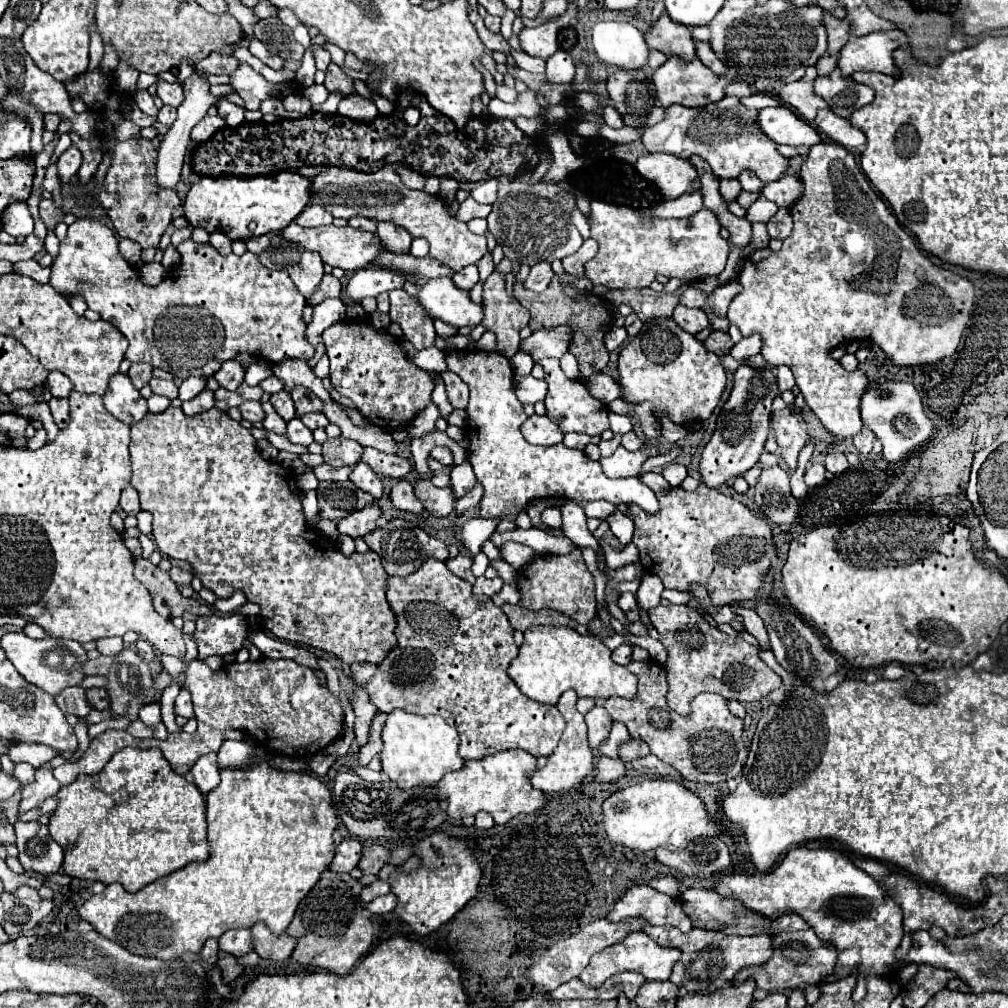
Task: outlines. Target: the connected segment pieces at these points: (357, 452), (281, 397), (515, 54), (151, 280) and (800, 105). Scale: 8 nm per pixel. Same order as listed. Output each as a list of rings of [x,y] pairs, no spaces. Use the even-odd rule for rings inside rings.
[[[344,436],[338,438],[328,438],[322,444],[322,456],[330,466],[350,466],[350,464],[358,464],[360,456],[362,456],[362,446],[354,440],[348,440]]]
[[[286,390],[276,392],[276,394],[272,394],[270,402],[272,402],[274,410],[276,410],[286,422],[292,420],[292,418],[296,418],[296,410],[294,410],[294,402],[292,402],[292,398],[290,398],[290,392],[286,392]]]
[[[511,48],[511,56],[514,58],[516,64],[521,69],[529,71],[531,73],[545,73],[546,71],[546,61],[541,58],[531,57],[524,52],[519,52]]]
[[[150,262],[146,266],[140,268],[140,280],[146,284],[146,286],[158,286],[166,276],[166,270],[162,264],[158,262]]]
[[[812,68],[806,69],[806,76],[798,82],[786,84],[780,90],[780,98],[786,106],[794,108],[798,112],[800,118],[804,118],[806,122],[814,122],[818,108],[828,108],[828,102],[824,102],[824,98],[818,98],[814,94],[814,80],[816,80],[818,72]]]

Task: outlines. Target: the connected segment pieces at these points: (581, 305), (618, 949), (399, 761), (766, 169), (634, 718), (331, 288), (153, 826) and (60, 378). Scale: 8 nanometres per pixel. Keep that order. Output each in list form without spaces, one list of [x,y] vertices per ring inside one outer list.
[[[556,276],[552,278],[550,286],[540,294],[534,294],[534,292],[526,290],[523,283],[515,279],[513,294],[520,300],[522,306],[526,306],[530,310],[530,314],[532,314],[532,320],[530,320],[532,330],[554,328],[554,326],[560,326],[560,324],[570,324],[572,326],[574,338],[572,338],[572,344],[570,344],[570,352],[576,356],[576,360],[580,364],[580,372],[582,372],[584,378],[604,370],[604,366],[608,364],[608,350],[604,346],[604,334],[612,326],[612,314],[604,308],[600,298],[596,298],[592,294],[580,294],[576,300],[572,300],[572,298],[568,298],[564,294],[564,288],[562,288],[562,284],[558,282]]]
[[[632,932],[624,942],[616,944],[616,946],[610,946],[598,954],[592,956],[590,964],[584,968],[584,972],[580,974],[580,980],[590,986],[590,988],[600,988],[610,976],[618,974],[618,972],[640,972],[646,976],[646,980],[668,980],[670,974],[672,974],[672,968],[674,964],[678,962],[680,954],[676,948],[664,948],[660,944],[654,944],[654,940],[646,934],[646,932]]]
[[[392,710],[382,730],[382,770],[402,790],[418,784],[436,784],[444,774],[460,770],[464,760],[458,756],[458,734],[440,716],[412,716],[404,710]]]
[[[726,96],[720,102],[704,108],[670,106],[664,110],[664,118],[650,128],[644,128],[642,144],[648,152],[666,152],[680,158],[692,154],[702,156],[718,178],[738,178],[742,170],[752,170],[764,184],[778,180],[788,170],[788,158],[776,150],[776,142],[770,142],[756,124],[758,110],[746,108],[736,96]]]
[[[632,660],[628,668],[638,676],[638,694],[632,700],[608,698],[604,702],[604,708],[612,714],[612,720],[626,724],[632,738],[644,740],[650,746],[652,754],[672,764],[686,780],[700,784],[718,784],[742,776],[742,766],[748,756],[748,748],[742,740],[744,722],[730,714],[722,696],[710,692],[700,694],[692,702],[692,714],[678,716],[666,704],[668,682],[662,664],[654,660]]]
[[[324,274],[322,282],[318,284],[318,294],[314,294],[314,298],[308,298],[306,302],[314,308],[318,306],[318,302],[322,302],[322,298],[338,298],[342,290],[342,284],[338,278],[334,278],[332,274]]]
[[[124,748],[94,776],[78,776],[56,794],[58,806],[50,816],[48,830],[64,848],[62,868],[68,876],[80,880],[98,880],[104,884],[120,882],[128,892],[138,892],[146,884],[168,876],[190,862],[208,860],[206,842],[206,800],[186,776],[172,772],[160,748],[140,750]]]
[[[50,372],[48,374],[48,382],[46,382],[46,388],[50,390],[50,394],[54,398],[68,398],[70,392],[72,392],[72,382],[68,376],[64,376],[62,372]]]

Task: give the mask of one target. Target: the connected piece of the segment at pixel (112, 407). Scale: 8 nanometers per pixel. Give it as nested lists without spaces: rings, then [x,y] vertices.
[[[122,372],[110,378],[108,390],[104,392],[104,406],[114,418],[122,420],[124,424],[140,422],[148,412],[146,400],[134,388],[128,374],[122,374]]]

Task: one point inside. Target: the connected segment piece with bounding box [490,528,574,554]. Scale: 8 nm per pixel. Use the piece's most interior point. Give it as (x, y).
(542, 542)

